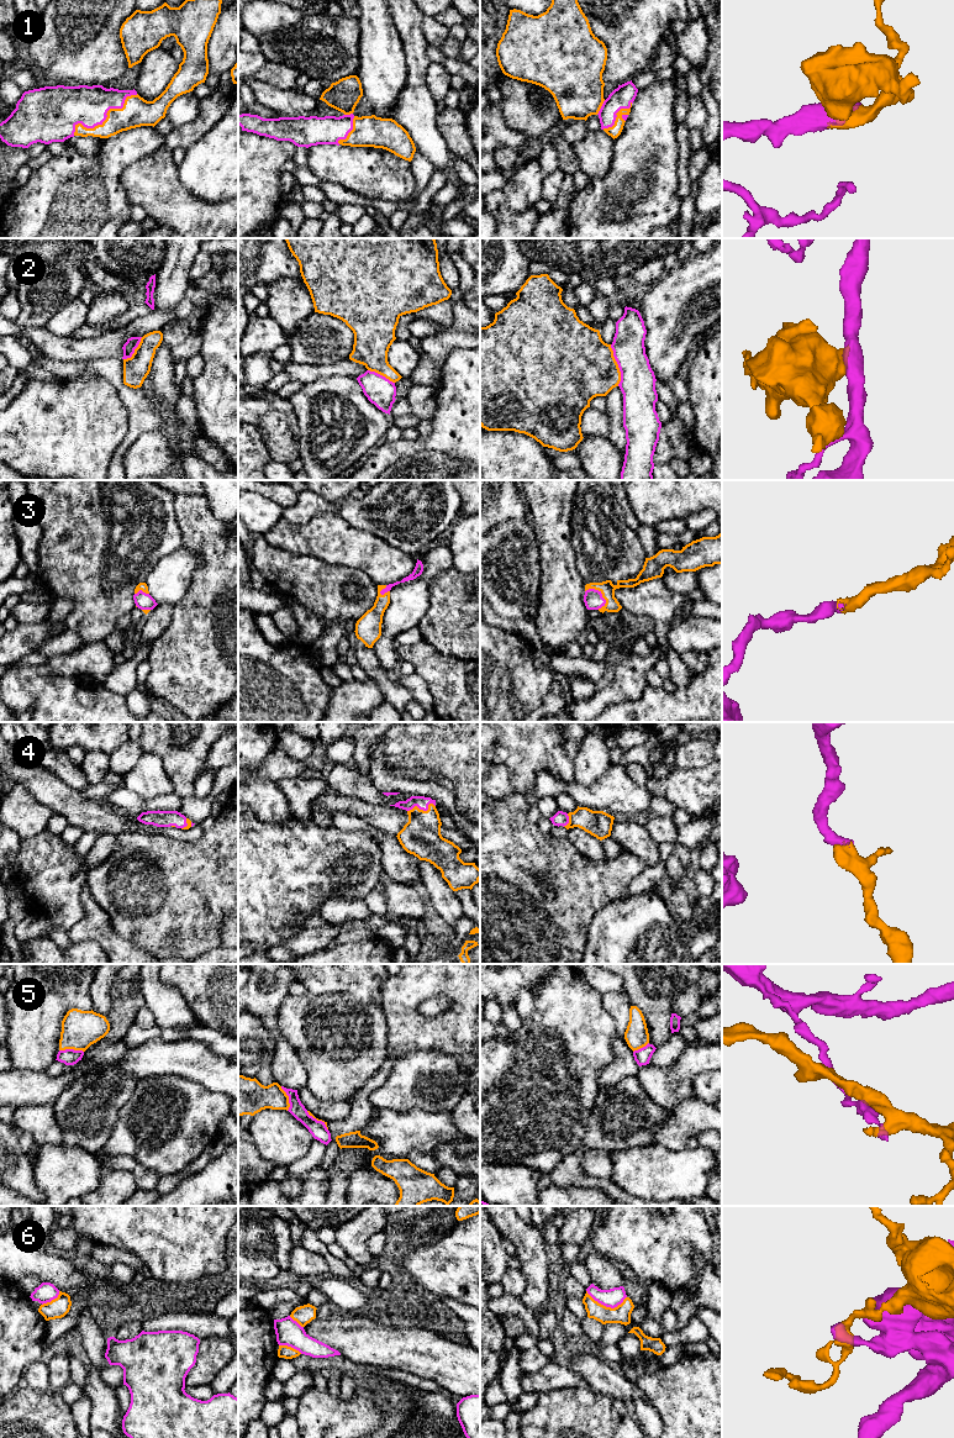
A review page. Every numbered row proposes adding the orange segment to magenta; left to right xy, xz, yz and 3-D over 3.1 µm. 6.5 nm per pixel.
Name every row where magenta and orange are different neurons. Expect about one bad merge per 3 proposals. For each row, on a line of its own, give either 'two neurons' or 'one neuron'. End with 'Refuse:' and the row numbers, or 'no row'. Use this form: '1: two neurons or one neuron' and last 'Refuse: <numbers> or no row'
1: one neuron
2: two neurons
3: one neuron
4: one neuron
5: two neurons
6: two neurons
Refuse: 2, 5, 6

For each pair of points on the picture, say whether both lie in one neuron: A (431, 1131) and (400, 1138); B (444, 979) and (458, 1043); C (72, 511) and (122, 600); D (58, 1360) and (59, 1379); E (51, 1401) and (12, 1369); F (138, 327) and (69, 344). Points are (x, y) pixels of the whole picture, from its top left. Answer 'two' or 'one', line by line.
A: one
B: one
C: one
D: one
E: two
F: one

